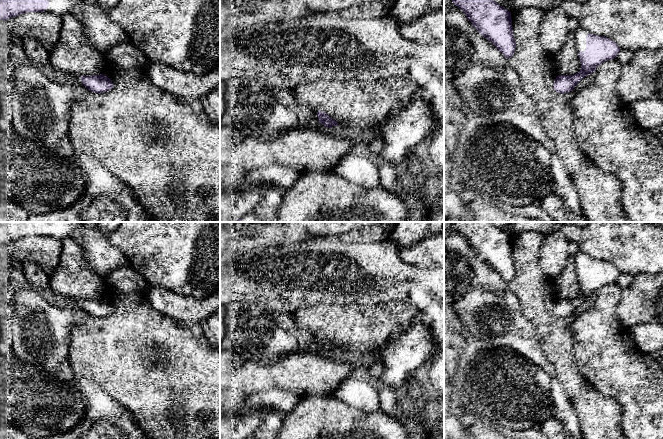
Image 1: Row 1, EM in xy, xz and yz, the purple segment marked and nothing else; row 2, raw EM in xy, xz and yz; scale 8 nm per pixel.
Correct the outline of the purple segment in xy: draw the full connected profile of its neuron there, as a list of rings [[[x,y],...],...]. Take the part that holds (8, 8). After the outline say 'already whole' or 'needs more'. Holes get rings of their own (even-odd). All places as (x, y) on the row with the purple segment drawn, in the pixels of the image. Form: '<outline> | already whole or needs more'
[[[0,0],[0,26],[1,24],[12,17],[19,14],[30,12],[46,12],[59,16],[71,13],[74,8],[81,9],[81,20],[86,34],[90,37],[92,45],[102,54],[109,50],[112,46],[129,38],[121,26],[113,23],[108,16],[98,7],[89,4],[85,0]]] | needs more

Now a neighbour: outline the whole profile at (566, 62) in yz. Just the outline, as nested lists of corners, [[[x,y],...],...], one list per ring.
[[[569,31],[562,50],[552,56],[558,75],[573,75],[581,70],[581,63],[576,49],[577,35],[577,32]]]

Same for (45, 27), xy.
[[[46,12],[19,14],[1,24],[1,31],[22,39],[38,40],[49,52],[57,44],[61,28],[62,17]]]

